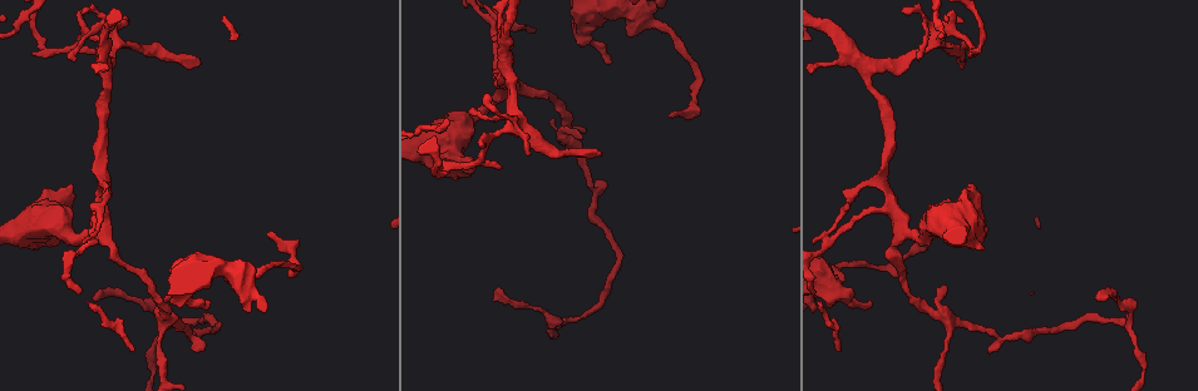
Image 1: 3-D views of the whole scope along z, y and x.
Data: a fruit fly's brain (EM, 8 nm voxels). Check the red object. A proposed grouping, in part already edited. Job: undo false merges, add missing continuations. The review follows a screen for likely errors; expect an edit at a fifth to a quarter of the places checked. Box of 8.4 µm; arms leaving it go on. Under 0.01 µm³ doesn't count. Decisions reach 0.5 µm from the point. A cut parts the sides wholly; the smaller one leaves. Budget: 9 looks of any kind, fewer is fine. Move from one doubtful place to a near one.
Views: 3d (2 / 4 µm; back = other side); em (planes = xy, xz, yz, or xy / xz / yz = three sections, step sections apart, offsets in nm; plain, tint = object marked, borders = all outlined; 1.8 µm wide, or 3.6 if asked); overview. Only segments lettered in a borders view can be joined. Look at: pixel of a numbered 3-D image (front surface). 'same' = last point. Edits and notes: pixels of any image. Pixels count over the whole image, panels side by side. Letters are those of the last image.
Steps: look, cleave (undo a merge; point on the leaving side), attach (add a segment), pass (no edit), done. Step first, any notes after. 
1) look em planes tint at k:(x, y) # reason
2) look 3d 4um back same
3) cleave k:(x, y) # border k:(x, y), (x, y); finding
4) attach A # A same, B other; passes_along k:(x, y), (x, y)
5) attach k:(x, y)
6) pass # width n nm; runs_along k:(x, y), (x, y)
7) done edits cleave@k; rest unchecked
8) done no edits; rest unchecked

look em xz step 8 tint at 1:(567, 139) # two arms in line, one across

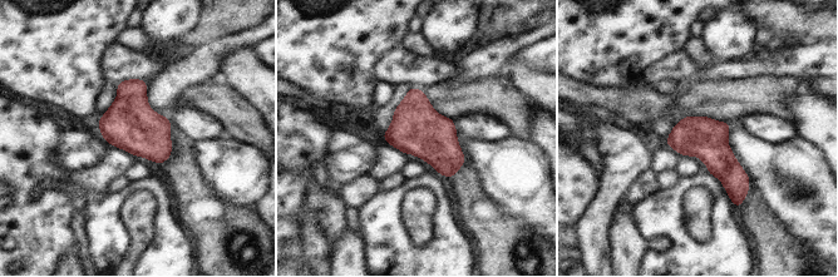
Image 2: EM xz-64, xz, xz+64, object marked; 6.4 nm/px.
look em planes tint same

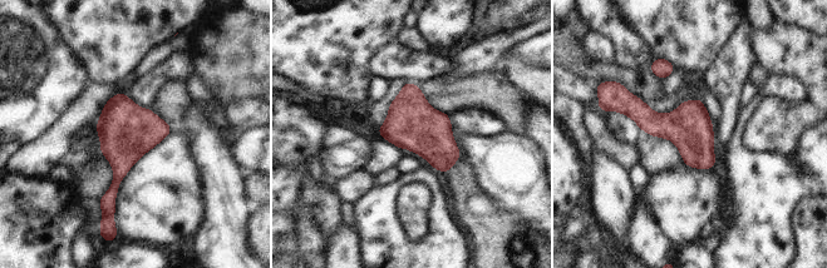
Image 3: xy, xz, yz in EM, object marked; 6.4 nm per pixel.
look em planes borders same

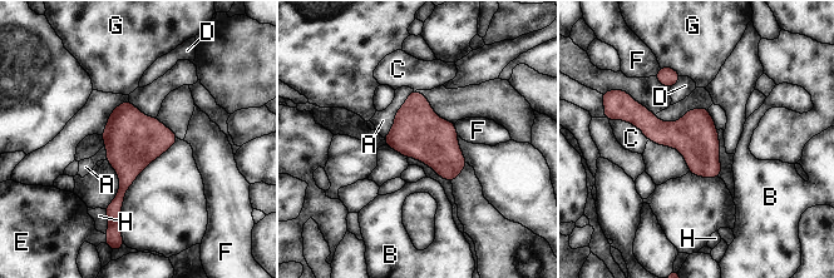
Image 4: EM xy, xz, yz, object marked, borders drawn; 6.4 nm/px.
pass # A other, B other, C other, D other, E other, F other, G other, H other; border 4:(413, 89), (384, 138); continuous, no second cell

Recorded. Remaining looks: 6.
look em planes borders at 1:(869, 69) # four arms meet

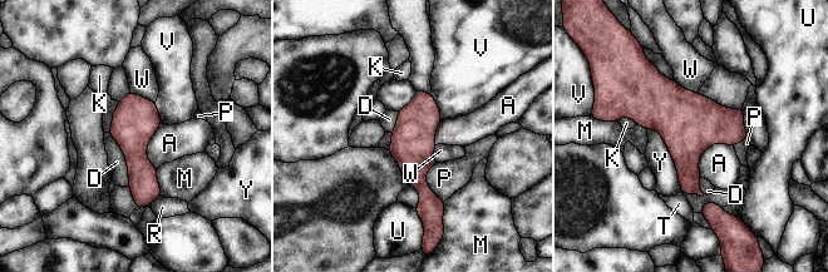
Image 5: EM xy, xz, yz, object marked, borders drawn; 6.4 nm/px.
pass # A other, D other, K other, M other, P other, R other, T other, U other, V other, W other, Y other; runs_along 5:(418, 94), (419, 208); all the same cell

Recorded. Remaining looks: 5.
look em planes borders at 1:(600, 151) # branch stops here

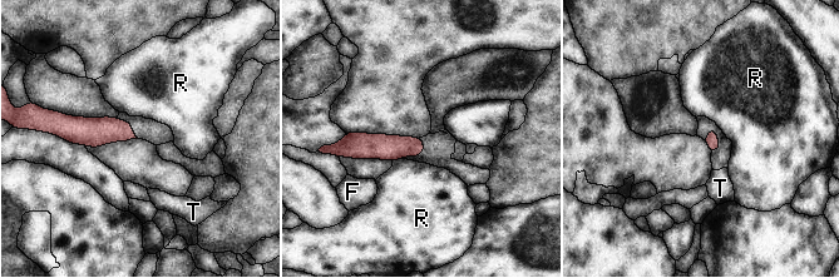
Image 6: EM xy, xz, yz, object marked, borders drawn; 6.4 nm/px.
pass # F other, R other, T other; border 6:(400, 158), (393, 162); none of them fits

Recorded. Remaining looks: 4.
look 3d 2um back at 1:(888, 195) # four-way junction

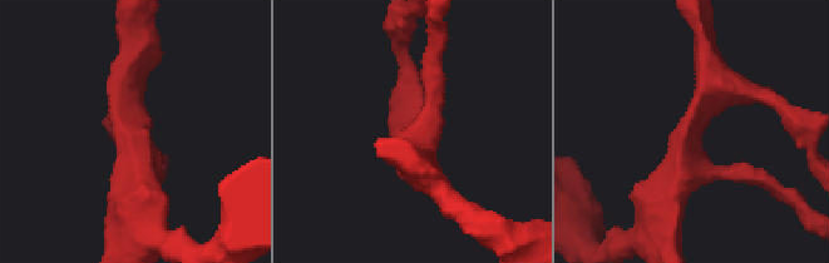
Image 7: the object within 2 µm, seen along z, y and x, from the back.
look em planes borders at 7:(137, 124) # need the tissue

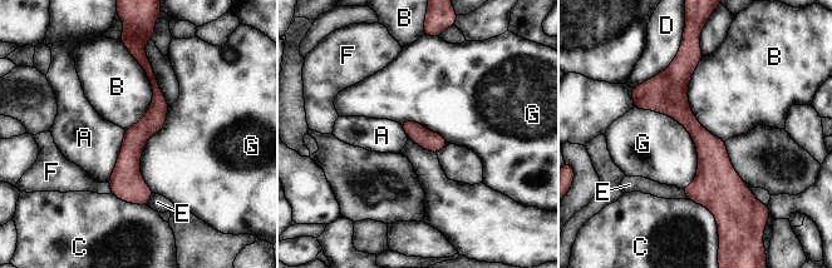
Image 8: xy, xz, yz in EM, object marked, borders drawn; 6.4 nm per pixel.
pass # A other, B other, C other, D other, E other, F other, G other; runs_along 8:(693, 58), (679, 110), (712, 150), (713, 207); one cell here

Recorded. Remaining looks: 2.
done no edits; rest unchecked

